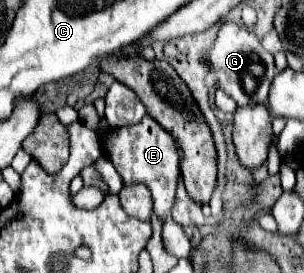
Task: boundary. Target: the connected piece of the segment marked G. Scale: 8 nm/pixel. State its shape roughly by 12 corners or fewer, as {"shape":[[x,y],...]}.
{"shape":[[224,21],[208,63],[238,105],[264,103],[274,59]]}

